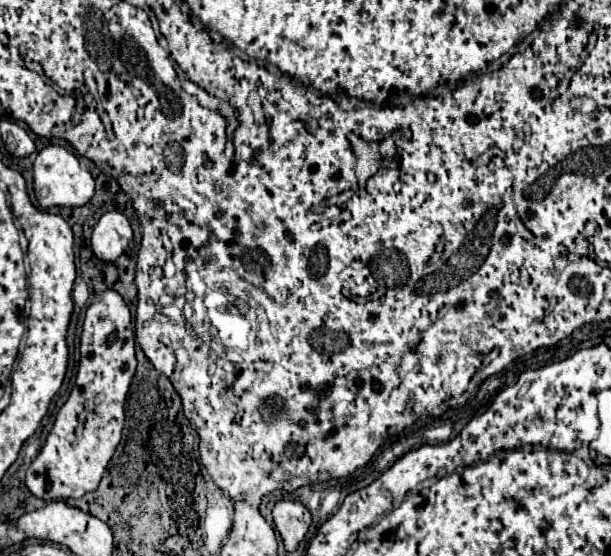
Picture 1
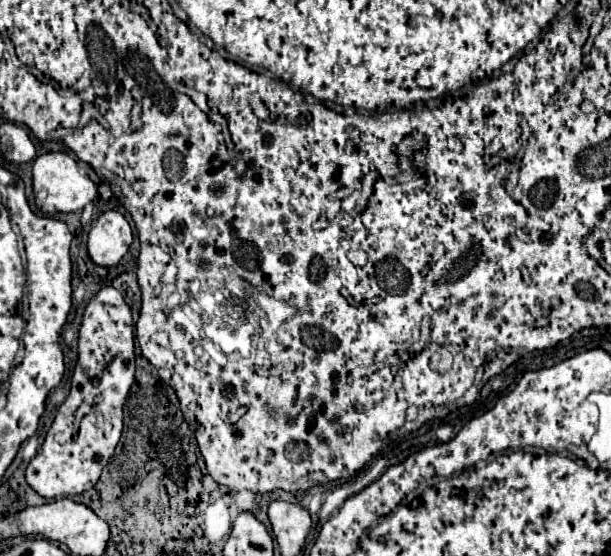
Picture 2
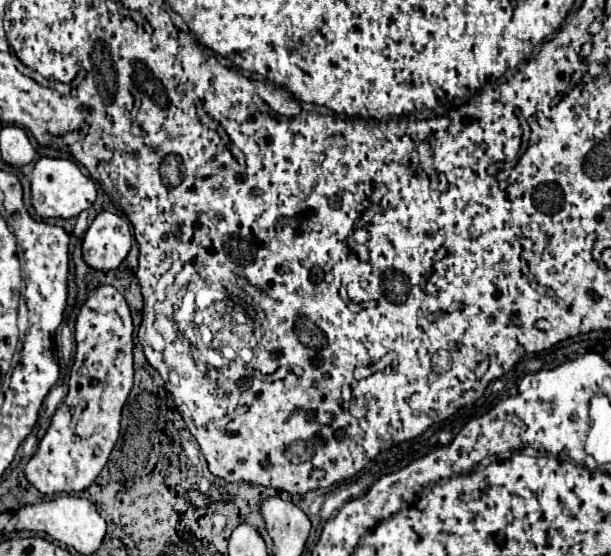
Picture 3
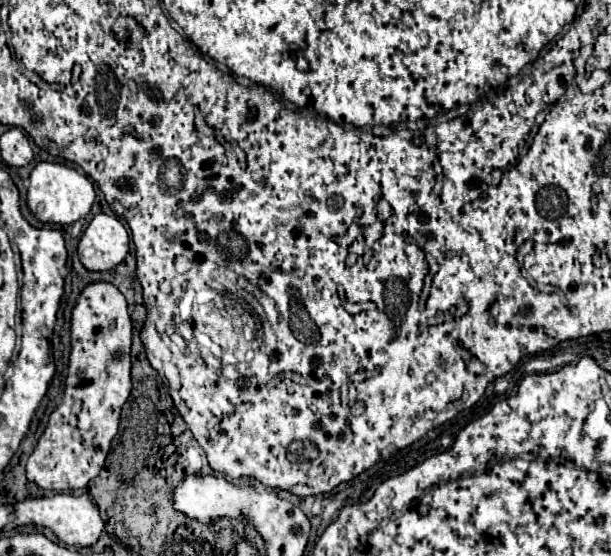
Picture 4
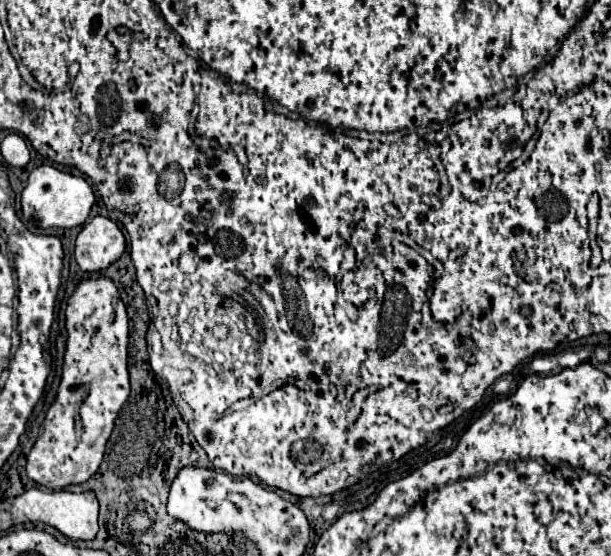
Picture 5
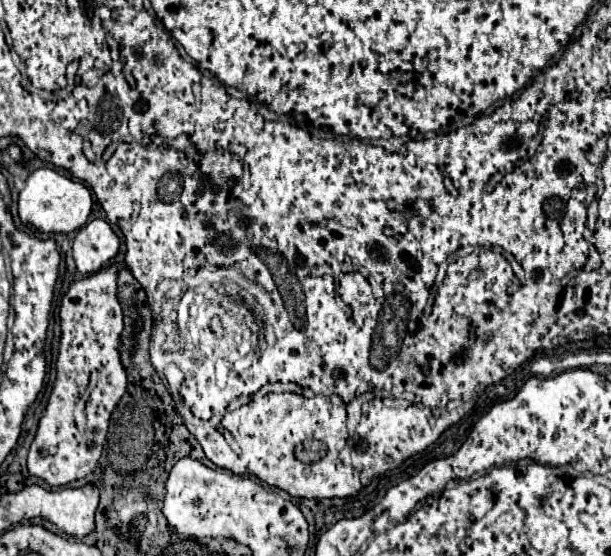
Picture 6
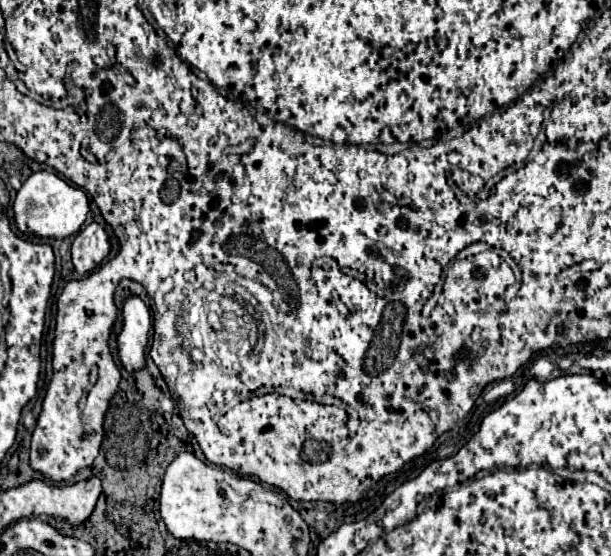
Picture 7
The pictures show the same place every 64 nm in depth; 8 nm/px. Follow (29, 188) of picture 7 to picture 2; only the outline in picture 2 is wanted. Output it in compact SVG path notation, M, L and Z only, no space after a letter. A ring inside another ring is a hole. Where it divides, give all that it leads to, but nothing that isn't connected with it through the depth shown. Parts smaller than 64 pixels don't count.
M46 152L34 160L32 168L34 176L34 198L36 206L44 214L54 214L54 212L78 212L82 210L88 202L96 198L96 184L90 180L88 174L80 174L78 162L66 154L66 152Z

